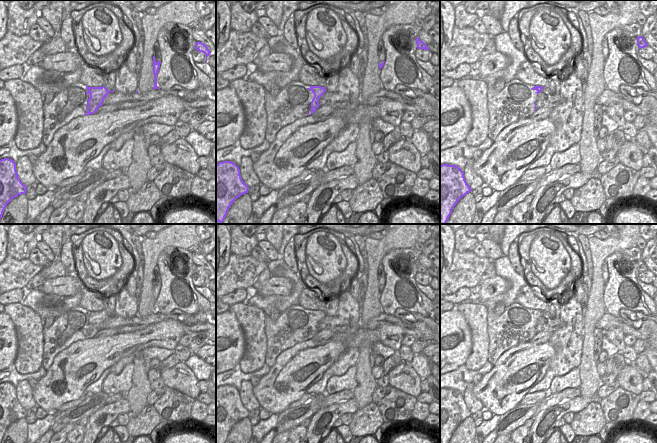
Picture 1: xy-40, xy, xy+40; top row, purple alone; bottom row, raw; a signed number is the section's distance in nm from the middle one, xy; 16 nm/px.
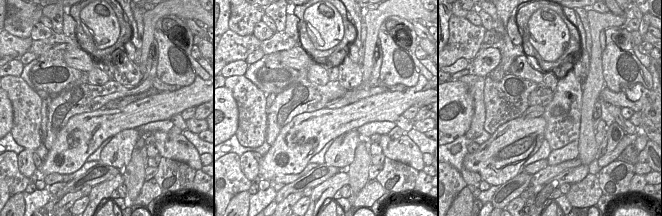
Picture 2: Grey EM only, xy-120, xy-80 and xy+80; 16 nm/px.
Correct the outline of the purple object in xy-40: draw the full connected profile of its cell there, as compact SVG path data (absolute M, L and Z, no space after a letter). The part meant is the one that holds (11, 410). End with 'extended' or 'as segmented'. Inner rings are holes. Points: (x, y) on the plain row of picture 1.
M4 382L0 384L0 443L7 428L15 421L26 418L27 410L19 403L16 387Z; as segmented

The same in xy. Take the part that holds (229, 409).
M223 385L216 388L216 443L225 443L232 427L248 414L235 387Z; as segmented

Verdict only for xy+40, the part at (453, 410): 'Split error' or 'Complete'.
Complete

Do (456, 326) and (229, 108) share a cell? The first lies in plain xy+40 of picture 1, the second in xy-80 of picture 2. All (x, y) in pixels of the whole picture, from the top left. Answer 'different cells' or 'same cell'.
same cell

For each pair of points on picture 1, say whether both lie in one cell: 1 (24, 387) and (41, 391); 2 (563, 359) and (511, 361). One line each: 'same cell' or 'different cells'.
1: different cells
2: different cells

